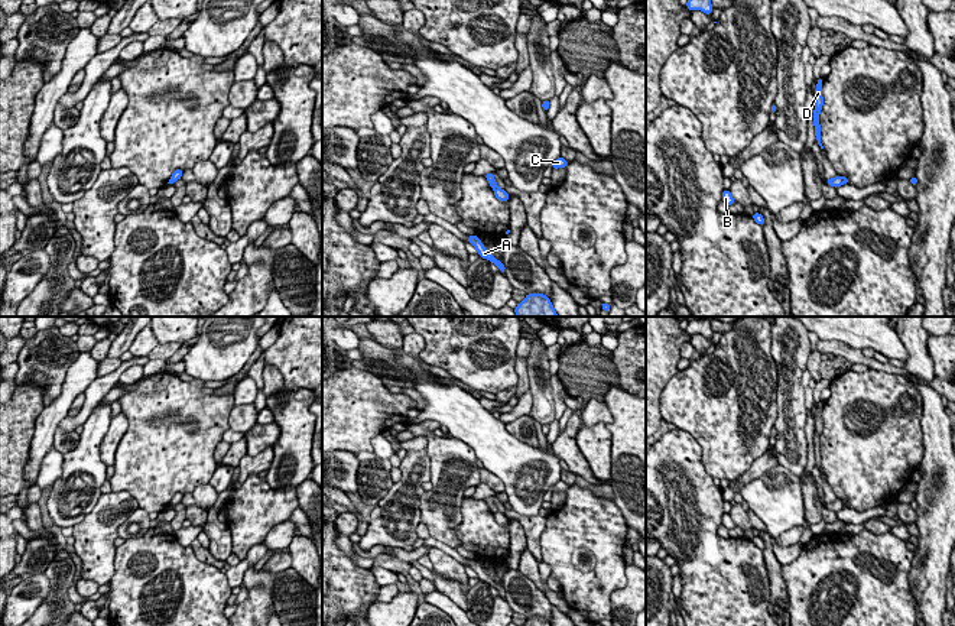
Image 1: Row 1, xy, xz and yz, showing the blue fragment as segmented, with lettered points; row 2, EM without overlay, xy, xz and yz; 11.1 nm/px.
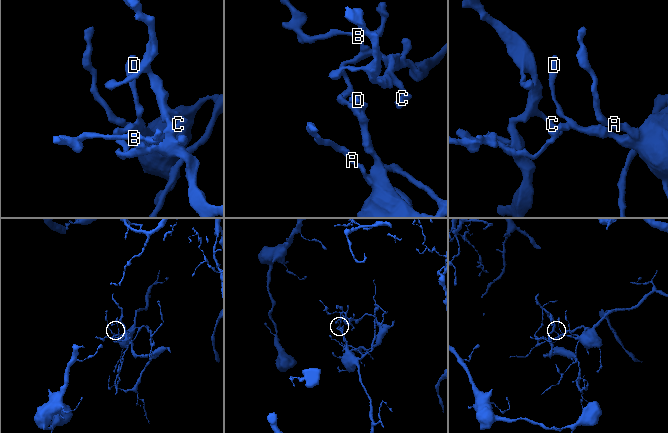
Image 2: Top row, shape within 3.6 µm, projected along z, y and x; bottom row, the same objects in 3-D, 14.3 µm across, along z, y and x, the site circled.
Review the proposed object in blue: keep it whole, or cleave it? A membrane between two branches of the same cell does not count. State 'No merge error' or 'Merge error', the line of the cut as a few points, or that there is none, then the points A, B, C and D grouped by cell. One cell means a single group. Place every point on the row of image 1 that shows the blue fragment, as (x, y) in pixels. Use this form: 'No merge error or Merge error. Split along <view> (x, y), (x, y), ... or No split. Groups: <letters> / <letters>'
Merge error. Split along xz (497, 187), (494, 190). Groups: A D / B C

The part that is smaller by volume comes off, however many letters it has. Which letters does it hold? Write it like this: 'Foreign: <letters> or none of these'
Foreign: B, C

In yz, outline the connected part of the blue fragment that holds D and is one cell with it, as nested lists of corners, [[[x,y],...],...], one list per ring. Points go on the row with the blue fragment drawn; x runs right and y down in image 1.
[[[818,78],[816,80],[816,90],[815,90],[815,110],[813,110],[813,126],[815,126],[815,137],[818,145],[821,146],[821,149],[824,149],[822,143],[821,143],[821,124],[819,124],[819,113],[822,110],[824,106],[824,97],[822,97],[822,84],[824,84],[824,78]]]

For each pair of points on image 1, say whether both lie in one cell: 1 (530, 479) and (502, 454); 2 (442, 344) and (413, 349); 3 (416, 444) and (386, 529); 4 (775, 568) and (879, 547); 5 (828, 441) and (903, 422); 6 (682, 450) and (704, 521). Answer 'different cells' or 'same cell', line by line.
1: same cell
2: different cells
3: different cells
4: different cells
5: same cell
6: same cell

